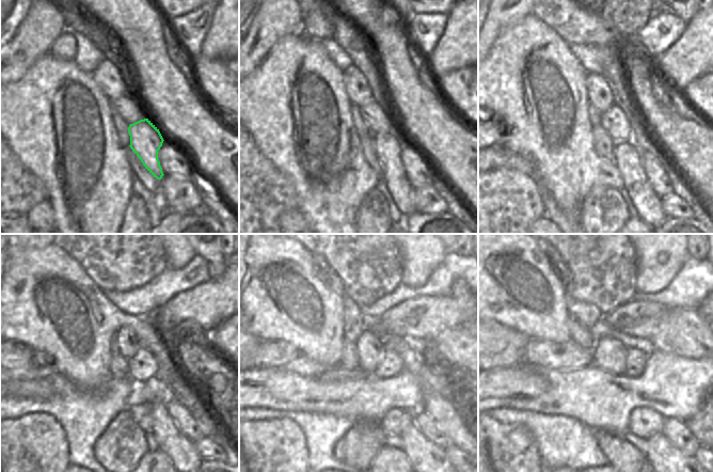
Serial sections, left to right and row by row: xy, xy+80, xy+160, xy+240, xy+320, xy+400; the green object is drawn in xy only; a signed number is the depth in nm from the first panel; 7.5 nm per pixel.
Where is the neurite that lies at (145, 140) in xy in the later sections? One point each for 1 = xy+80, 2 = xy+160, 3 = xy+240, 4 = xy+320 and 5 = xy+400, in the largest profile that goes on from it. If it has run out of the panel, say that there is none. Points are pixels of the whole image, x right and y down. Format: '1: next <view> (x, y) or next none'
1: next xy+80 (387, 146)
2: next xy+160 (648, 204)
3: next xy+240 (180, 451)
4: next xy+320 (420, 451)
5: next xy+400 (660, 451)

